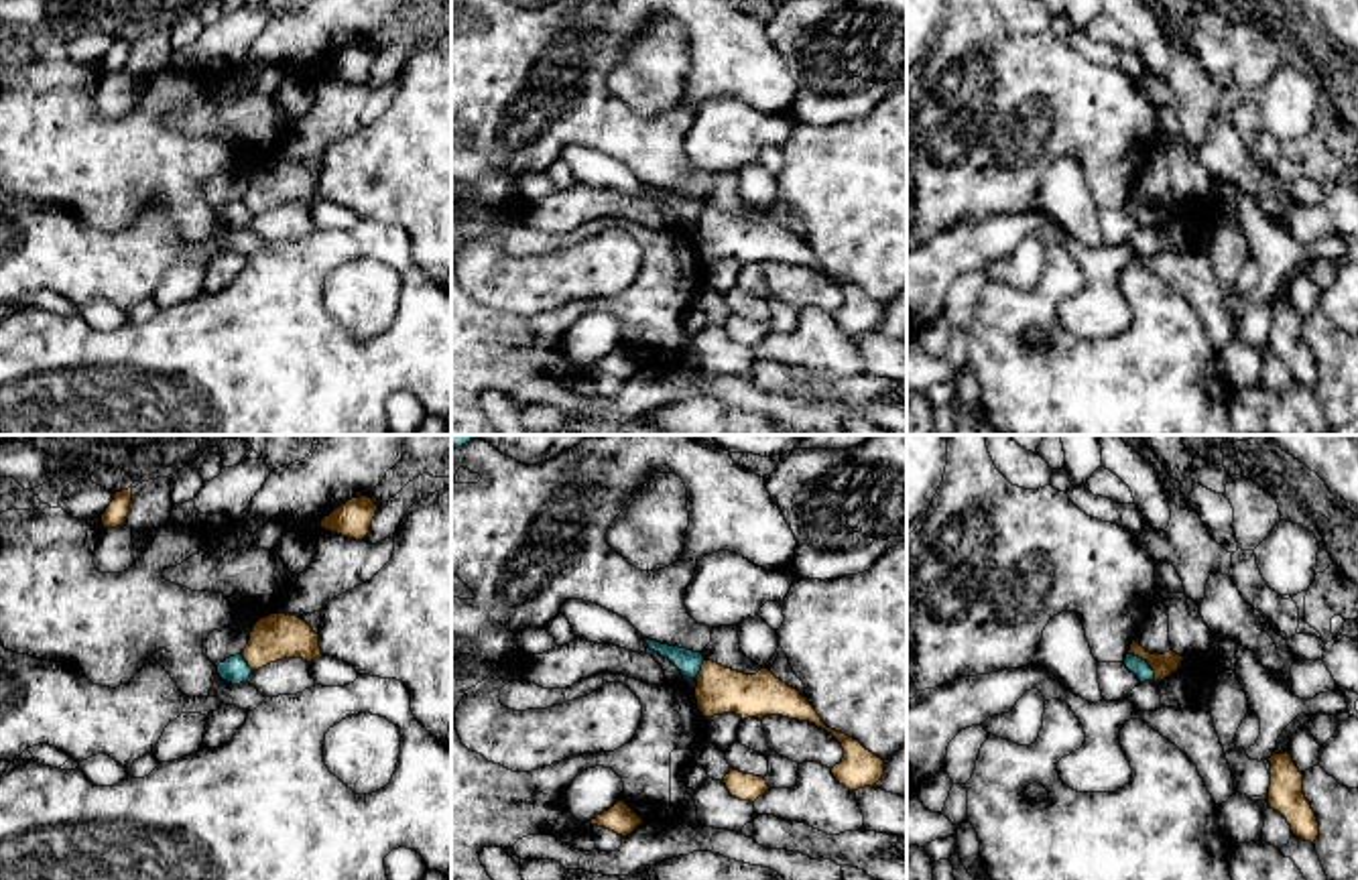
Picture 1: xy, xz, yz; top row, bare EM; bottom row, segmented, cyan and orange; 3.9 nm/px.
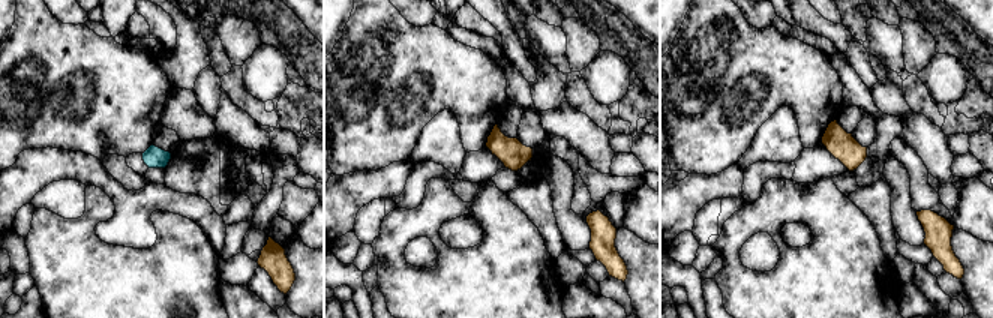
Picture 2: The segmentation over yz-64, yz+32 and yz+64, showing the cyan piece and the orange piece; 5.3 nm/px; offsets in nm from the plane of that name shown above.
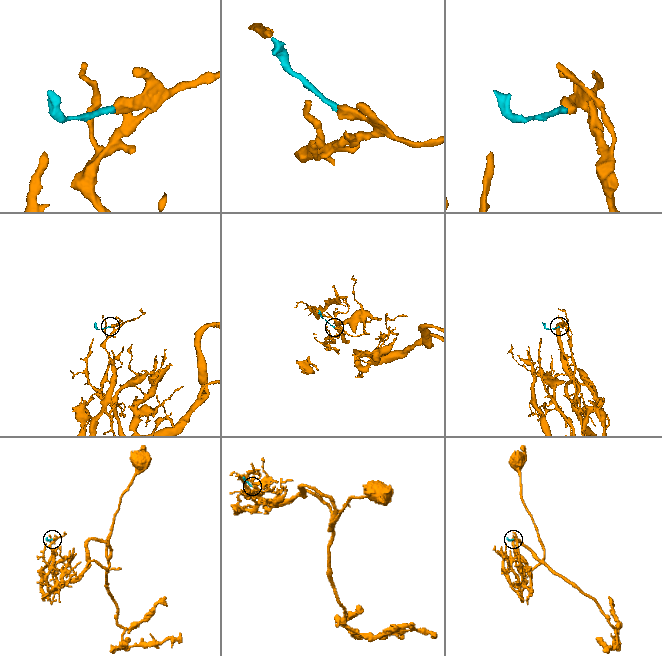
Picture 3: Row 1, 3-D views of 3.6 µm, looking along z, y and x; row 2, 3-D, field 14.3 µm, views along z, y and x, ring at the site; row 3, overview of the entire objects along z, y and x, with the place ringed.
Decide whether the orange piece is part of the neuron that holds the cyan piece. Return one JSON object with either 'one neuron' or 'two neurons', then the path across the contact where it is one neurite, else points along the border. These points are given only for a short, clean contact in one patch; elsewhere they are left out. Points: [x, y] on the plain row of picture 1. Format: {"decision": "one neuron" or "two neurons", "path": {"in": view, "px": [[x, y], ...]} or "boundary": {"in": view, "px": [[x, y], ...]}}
{"decision": "two neurons", "boundary": {"in": "yz", "px": [[1129, 198], [1143, 204], [1155, 224]]}}

